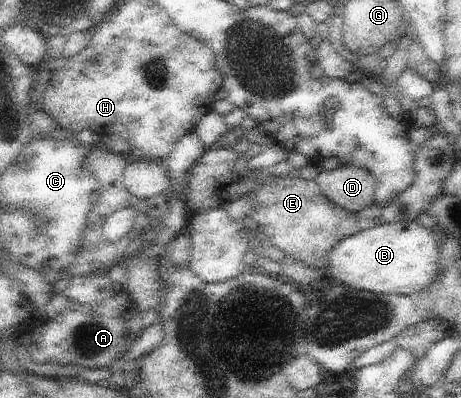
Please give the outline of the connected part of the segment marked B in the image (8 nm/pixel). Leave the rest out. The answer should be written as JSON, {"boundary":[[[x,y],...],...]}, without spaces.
{"boundary":[[[416,222],[380,223],[343,239],[330,251],[326,267],[322,270],[325,279],[351,290],[379,294],[409,296],[426,289],[441,272],[442,245],[436,242],[436,231]]]}

